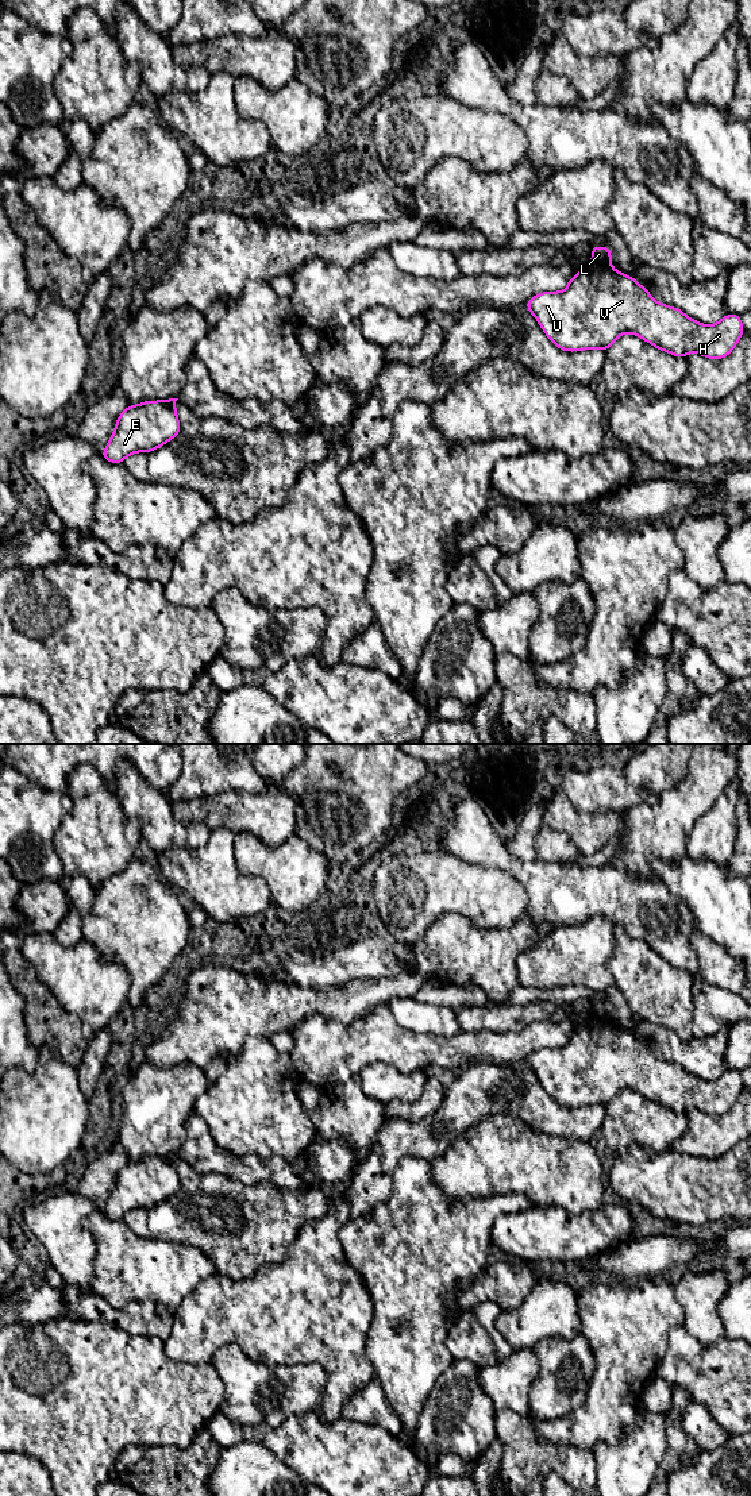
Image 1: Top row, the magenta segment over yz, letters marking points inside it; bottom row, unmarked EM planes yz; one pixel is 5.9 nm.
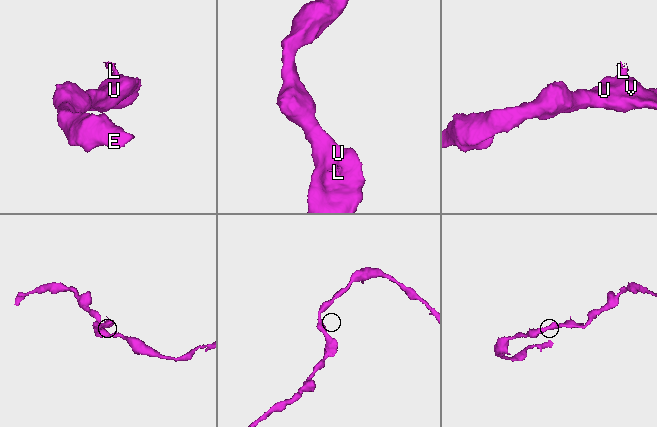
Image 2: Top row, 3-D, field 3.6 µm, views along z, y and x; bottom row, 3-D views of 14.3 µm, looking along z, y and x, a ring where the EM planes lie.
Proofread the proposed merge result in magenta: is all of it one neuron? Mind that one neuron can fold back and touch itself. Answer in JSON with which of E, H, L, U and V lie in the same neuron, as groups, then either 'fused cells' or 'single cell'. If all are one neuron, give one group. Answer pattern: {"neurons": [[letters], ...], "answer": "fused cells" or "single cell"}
{"neurons": [["E", "H", "U", "V"], ["L"]], "answer": "fused cells"}

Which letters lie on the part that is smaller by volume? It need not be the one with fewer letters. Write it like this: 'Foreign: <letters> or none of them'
Foreign: L

